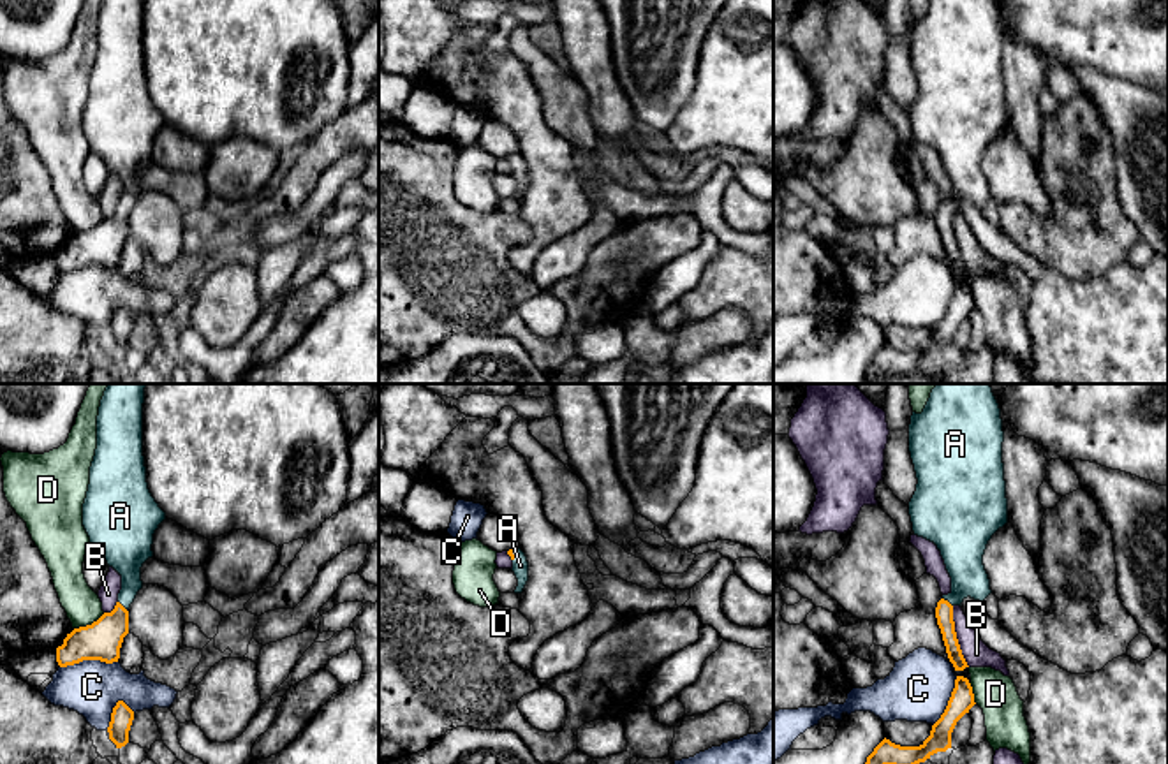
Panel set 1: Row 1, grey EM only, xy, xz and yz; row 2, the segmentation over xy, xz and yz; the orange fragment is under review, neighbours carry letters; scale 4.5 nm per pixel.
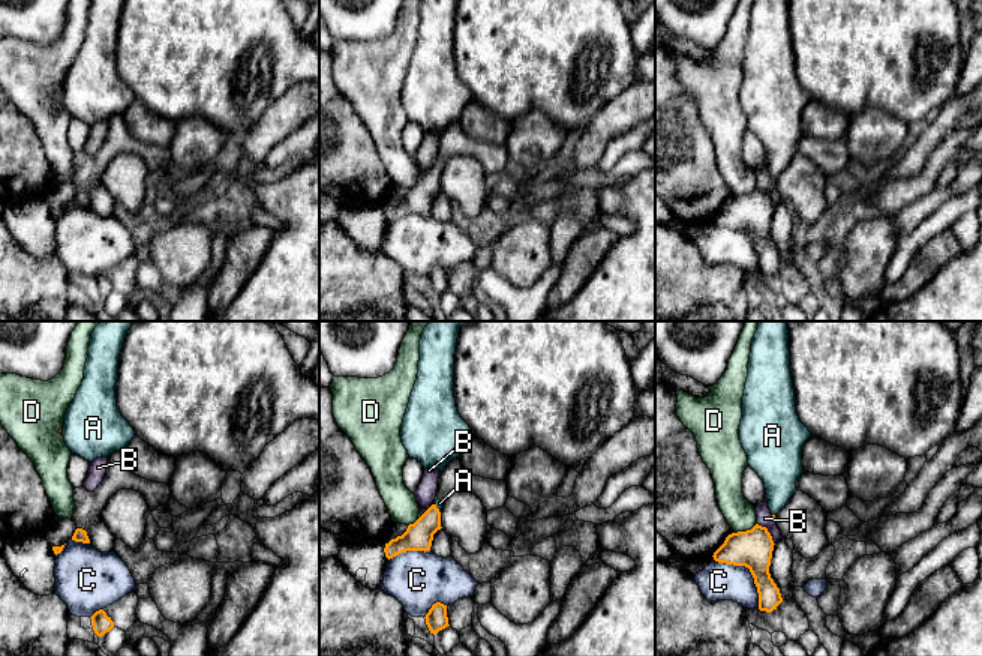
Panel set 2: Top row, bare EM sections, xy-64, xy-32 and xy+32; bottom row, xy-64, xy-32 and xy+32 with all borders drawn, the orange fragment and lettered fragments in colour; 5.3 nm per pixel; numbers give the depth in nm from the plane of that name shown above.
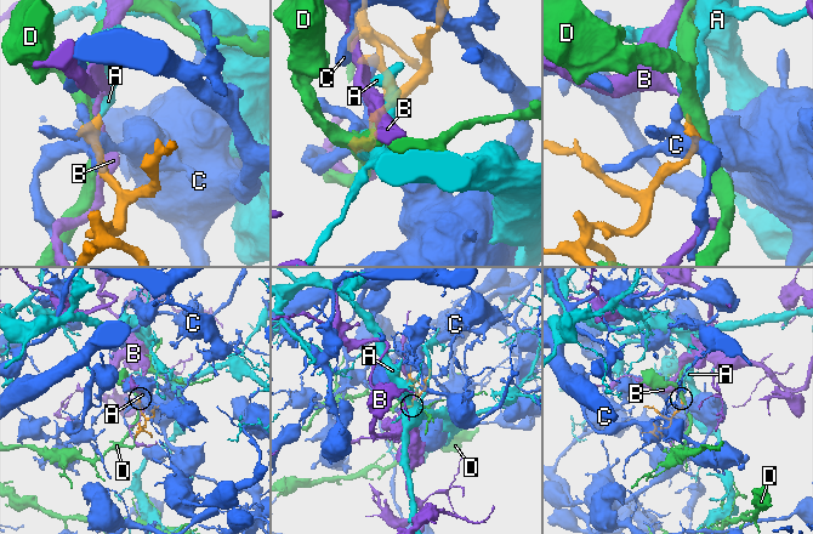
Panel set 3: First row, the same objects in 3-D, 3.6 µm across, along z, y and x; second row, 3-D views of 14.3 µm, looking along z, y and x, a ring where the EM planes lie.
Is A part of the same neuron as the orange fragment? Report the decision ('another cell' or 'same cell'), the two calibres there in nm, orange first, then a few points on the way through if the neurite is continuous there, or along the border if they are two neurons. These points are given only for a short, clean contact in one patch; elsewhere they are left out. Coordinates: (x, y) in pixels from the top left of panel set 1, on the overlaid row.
same cell; calibres 180 and 190 nm; way xy (103, 639), (117, 622), (122, 606), (129, 590), (125, 551)

